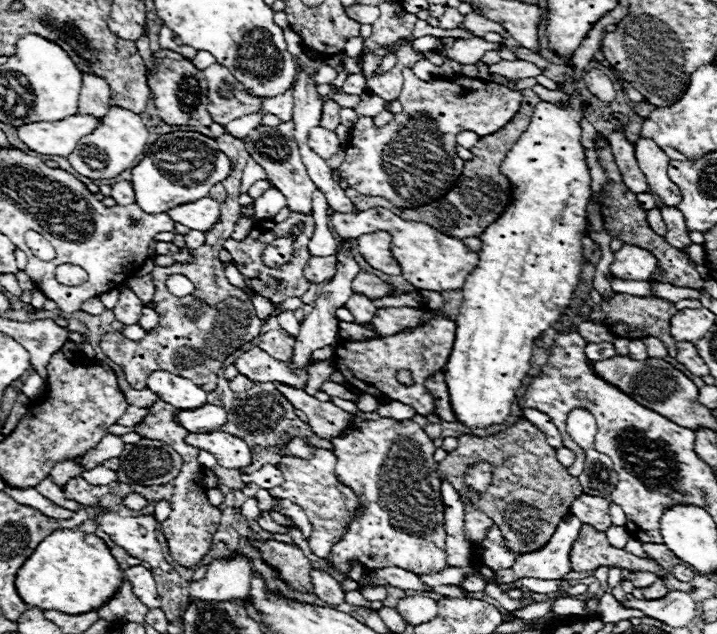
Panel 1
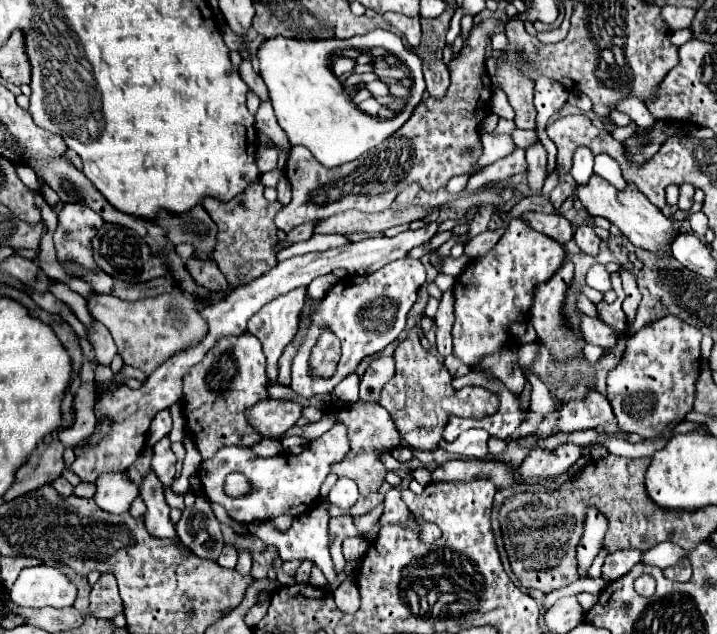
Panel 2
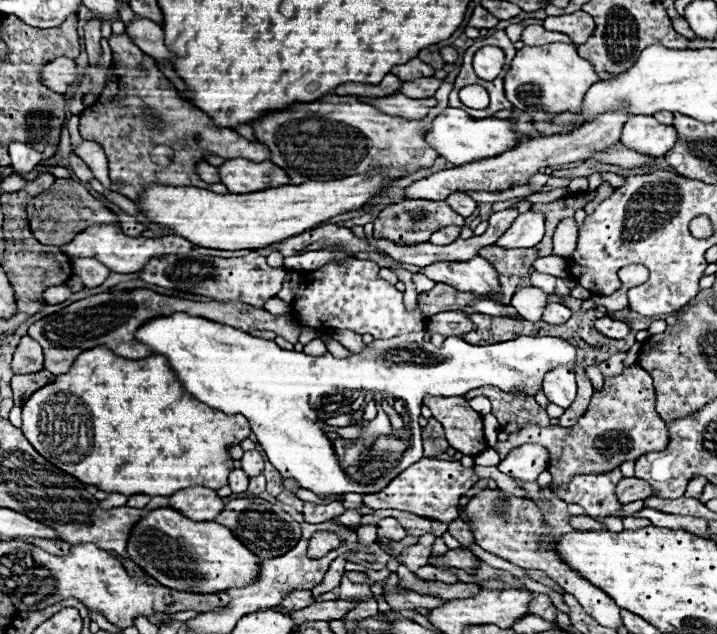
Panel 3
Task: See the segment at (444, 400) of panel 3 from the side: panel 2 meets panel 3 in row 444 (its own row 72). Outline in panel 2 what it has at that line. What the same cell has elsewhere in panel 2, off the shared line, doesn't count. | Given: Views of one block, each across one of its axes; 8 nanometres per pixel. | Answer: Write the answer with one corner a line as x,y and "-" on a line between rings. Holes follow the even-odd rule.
492,18
474,26
460,56
450,64
450,88
444,98
428,98
420,102
408,124
354,162
326,168
308,152
308,148
292,148
284,170
292,184
292,202
276,214
276,228
290,232
304,222
324,220
350,208
382,212
390,208
394,198
412,182
418,182
428,192
436,192
444,188
452,176
466,174
482,154
478,124
490,114
492,88
484,66
484,48
488,32
494,28
496,20

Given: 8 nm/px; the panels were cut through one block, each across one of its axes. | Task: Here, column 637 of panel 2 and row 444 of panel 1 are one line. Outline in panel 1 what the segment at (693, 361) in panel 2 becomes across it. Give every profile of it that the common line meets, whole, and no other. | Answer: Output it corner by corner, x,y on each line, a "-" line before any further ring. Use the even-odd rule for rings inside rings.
356,418
356,428
350,430
346,436
340,436
340,438
334,438
332,440
332,448
334,448
334,454
338,456
338,464
336,464
336,476
340,478
340,482
344,482
346,486
350,486
358,498
360,498
360,510
356,512
354,520
350,522
346,534
342,536
340,542
336,542
336,546
332,546
332,554
330,558
326,558
330,562
330,568
340,572
340,574
350,574
352,570
352,564
358,562
362,564
366,570
380,570
380,568
390,568
390,566
398,566
398,568
404,568
408,572
414,572
414,574
436,574
436,572
442,572
448,562
446,562
446,532
444,532
444,502
442,502
442,496
440,496
440,476
438,476
438,464
434,462
432,454
436,450
434,442
428,438
428,434
414,422
414,420
392,420
392,418
380,418
380,420
360,420

